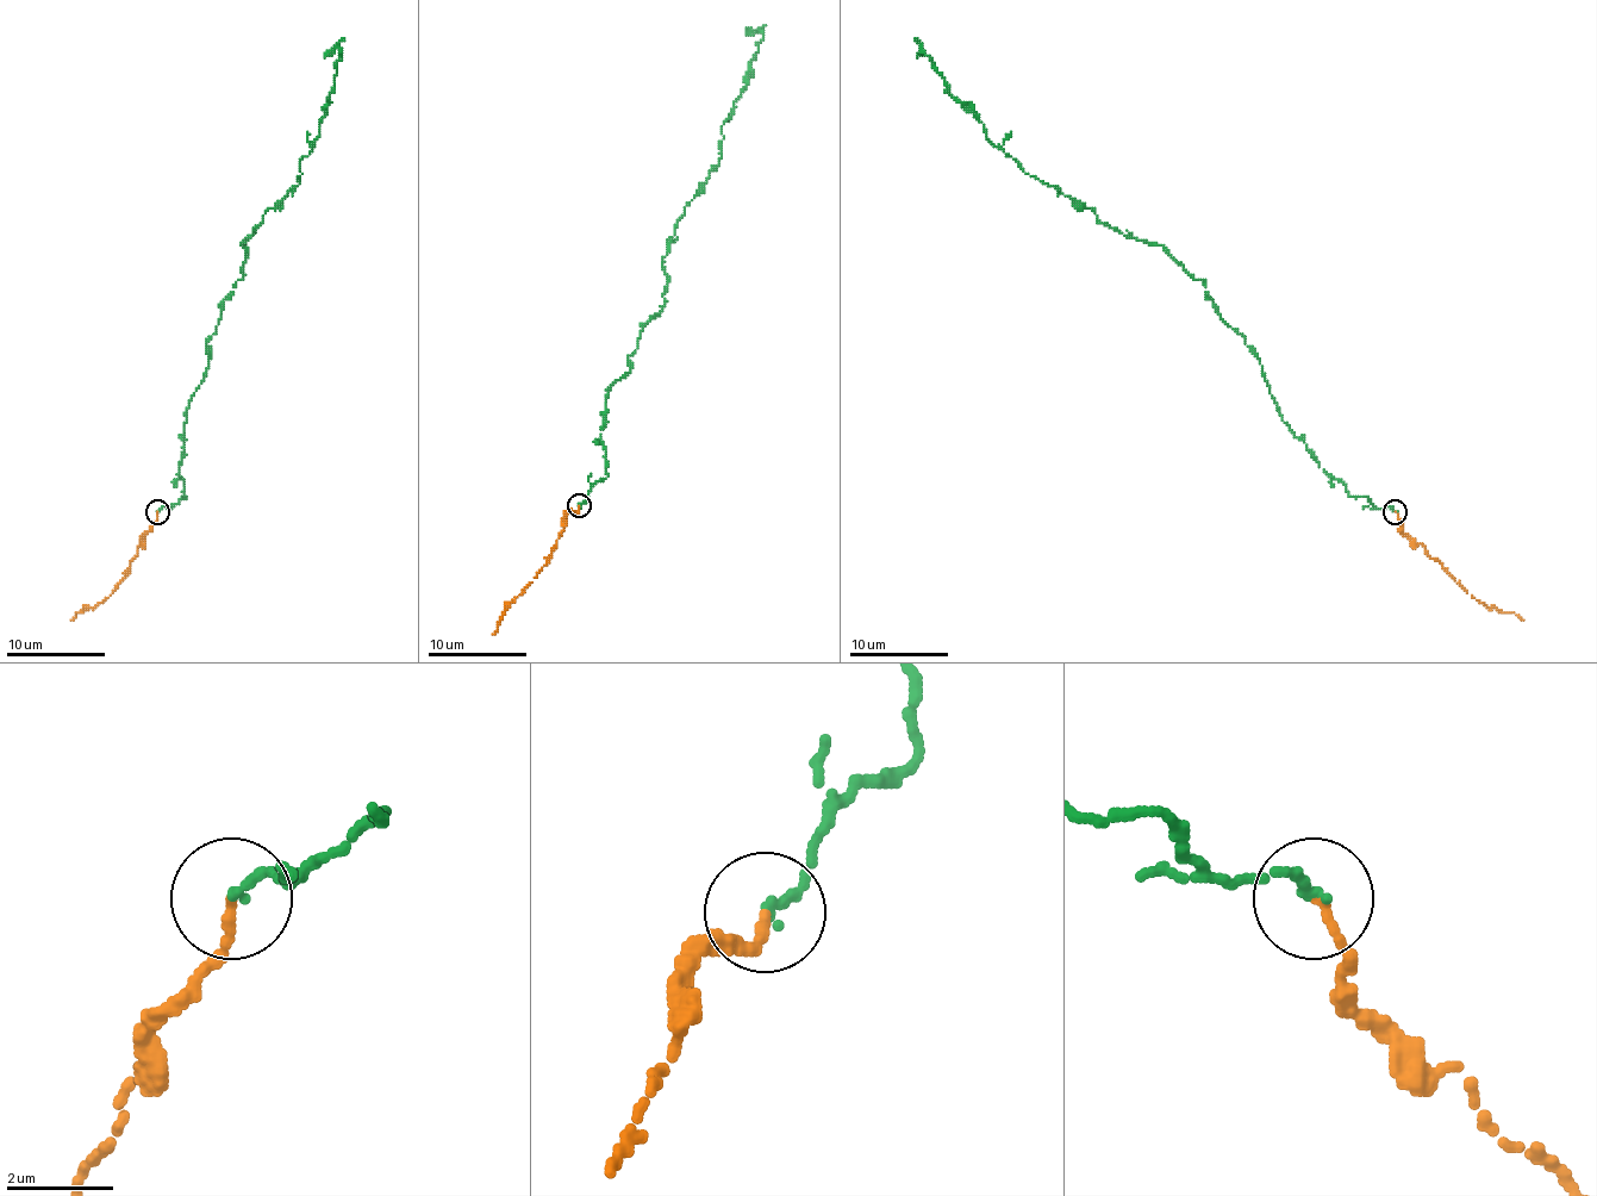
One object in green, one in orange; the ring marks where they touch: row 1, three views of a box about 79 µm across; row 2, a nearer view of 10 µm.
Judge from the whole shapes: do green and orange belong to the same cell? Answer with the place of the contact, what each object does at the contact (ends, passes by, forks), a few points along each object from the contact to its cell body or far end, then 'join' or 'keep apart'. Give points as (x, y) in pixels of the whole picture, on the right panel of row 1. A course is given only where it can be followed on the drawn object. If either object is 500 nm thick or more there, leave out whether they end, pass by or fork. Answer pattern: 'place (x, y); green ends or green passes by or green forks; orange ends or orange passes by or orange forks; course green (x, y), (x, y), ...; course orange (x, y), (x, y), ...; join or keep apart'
place (1395, 512); green ends; orange ends; course green (1395, 511), (1351, 497), (1318, 467), (1201, 280), (1164, 248), (1109, 228), (1025, 174), (919, 48), (917, 57); course orange (1395, 511), (1405, 534), (1461, 587), (1489, 608), (1523, 620); join

